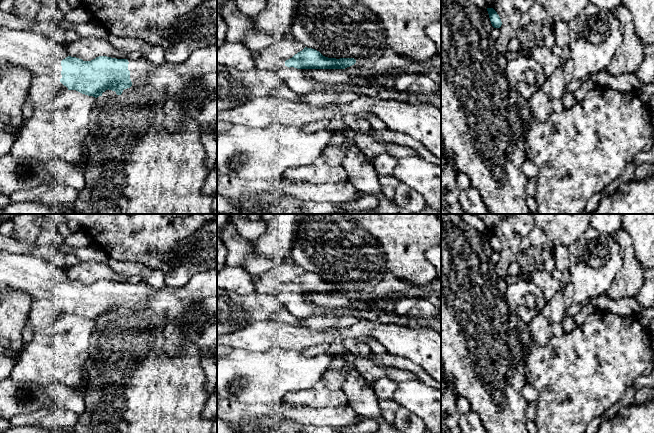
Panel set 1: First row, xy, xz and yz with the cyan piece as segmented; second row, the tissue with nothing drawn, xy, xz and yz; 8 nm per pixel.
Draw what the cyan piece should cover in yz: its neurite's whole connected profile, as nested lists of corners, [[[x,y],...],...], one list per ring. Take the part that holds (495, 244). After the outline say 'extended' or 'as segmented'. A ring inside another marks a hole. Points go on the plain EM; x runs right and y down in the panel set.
[[[487,232],[489,242],[491,245],[491,248],[494,252],[500,252],[502,249],[501,243],[497,236],[493,232]]]; as segmented

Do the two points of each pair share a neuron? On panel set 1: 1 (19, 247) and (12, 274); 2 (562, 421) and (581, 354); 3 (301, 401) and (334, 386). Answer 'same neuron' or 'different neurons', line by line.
1: different neurons
2: same neuron
3: same neuron

